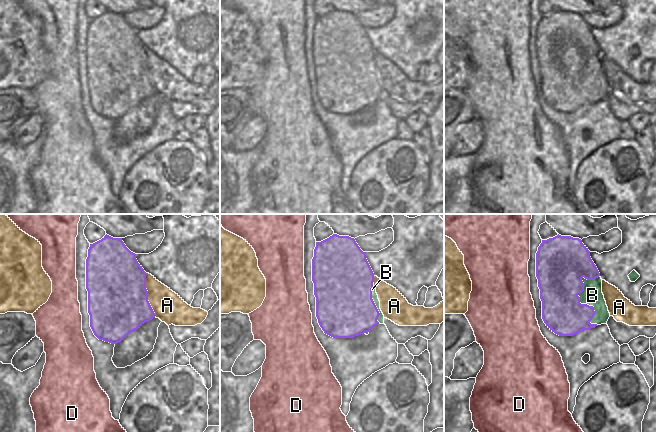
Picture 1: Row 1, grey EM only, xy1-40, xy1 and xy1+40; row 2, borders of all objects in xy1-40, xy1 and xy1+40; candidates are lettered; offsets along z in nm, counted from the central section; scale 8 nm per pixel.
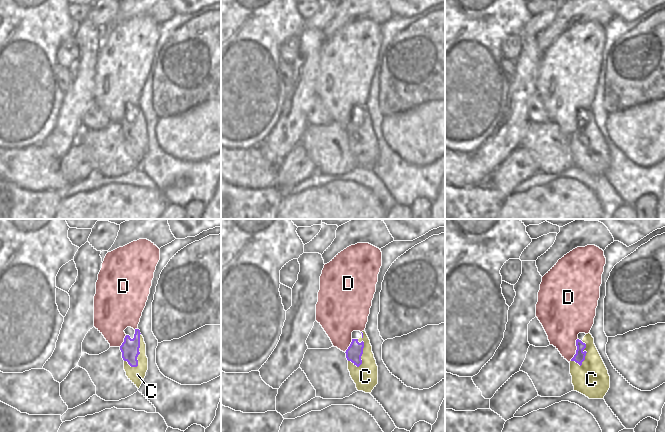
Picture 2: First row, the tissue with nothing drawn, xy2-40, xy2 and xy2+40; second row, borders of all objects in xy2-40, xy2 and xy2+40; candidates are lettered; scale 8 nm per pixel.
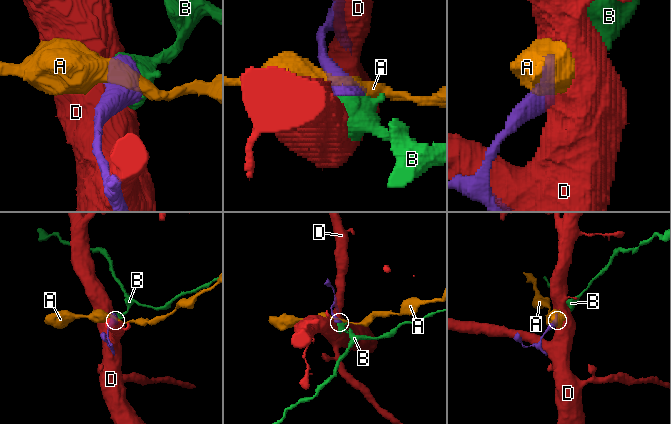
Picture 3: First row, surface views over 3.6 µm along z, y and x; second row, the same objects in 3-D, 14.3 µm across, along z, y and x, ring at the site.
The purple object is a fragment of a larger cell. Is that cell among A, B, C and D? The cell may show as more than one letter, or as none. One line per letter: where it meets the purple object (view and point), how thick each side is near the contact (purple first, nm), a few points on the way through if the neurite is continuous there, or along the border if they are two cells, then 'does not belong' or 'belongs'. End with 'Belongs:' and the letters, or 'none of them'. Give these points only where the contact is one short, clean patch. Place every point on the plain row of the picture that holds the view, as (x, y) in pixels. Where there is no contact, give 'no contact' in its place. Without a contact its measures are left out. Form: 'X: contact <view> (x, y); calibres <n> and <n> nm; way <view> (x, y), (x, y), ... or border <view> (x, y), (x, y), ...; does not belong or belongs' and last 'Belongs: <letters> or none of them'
A: contact xy1-40 (147, 71); calibres 480 and 240 nm; does not belong
B: contact xy1+40 (585, 80); calibres 320 and 160 nm; does not belong
C: contact xy2-40 (139, 128); calibres 140 and 130 nm; way xy2-40 (130, 123), (139, 128), (137, 150); belongs
D: contact xy2+40 (577, 125); calibres 90 and 320 nm; does not belong
Belongs: C

